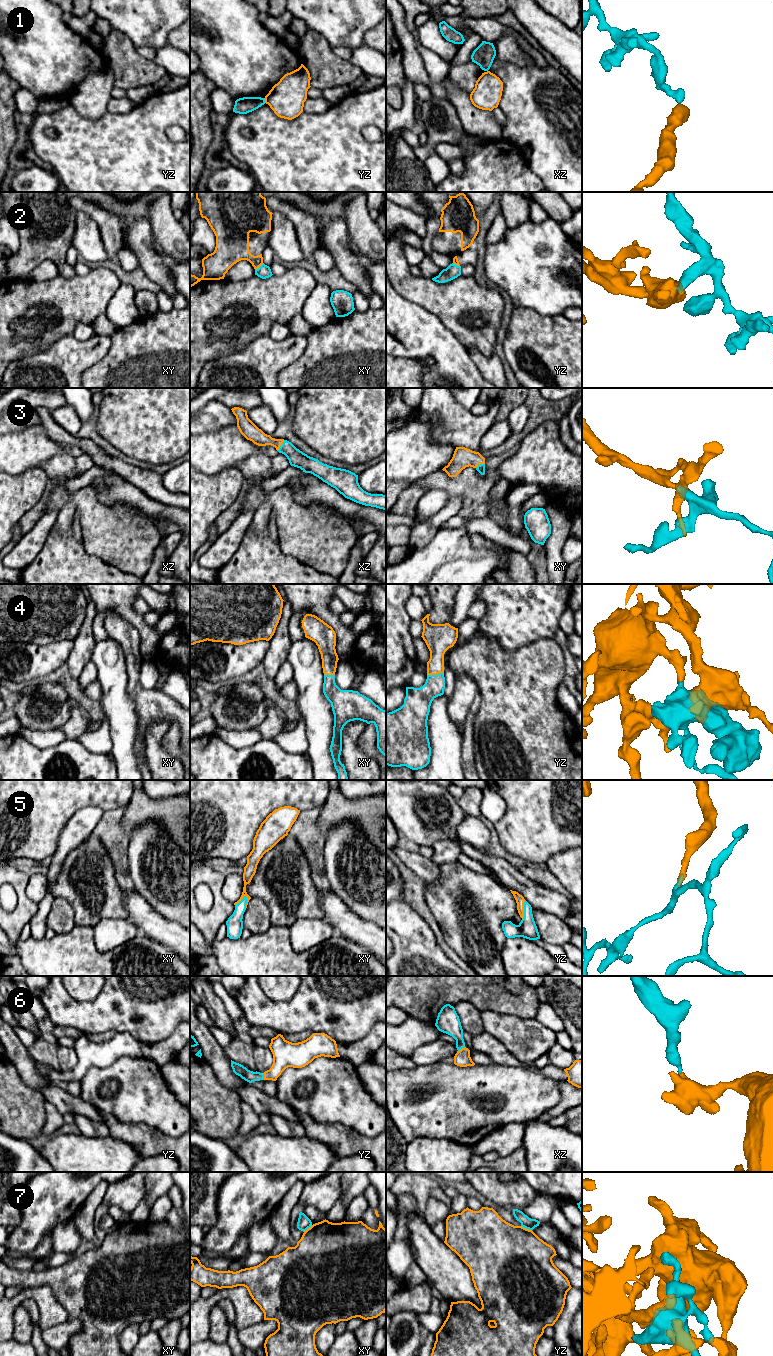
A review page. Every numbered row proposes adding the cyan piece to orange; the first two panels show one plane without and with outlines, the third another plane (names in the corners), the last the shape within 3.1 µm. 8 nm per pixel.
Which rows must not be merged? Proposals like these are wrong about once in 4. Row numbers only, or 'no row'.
1

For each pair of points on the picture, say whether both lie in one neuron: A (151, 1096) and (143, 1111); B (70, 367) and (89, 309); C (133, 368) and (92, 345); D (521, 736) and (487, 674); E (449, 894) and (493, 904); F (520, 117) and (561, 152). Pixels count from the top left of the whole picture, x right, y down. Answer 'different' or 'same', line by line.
A: same
B: different
C: different
D: same
E: same
F: same

